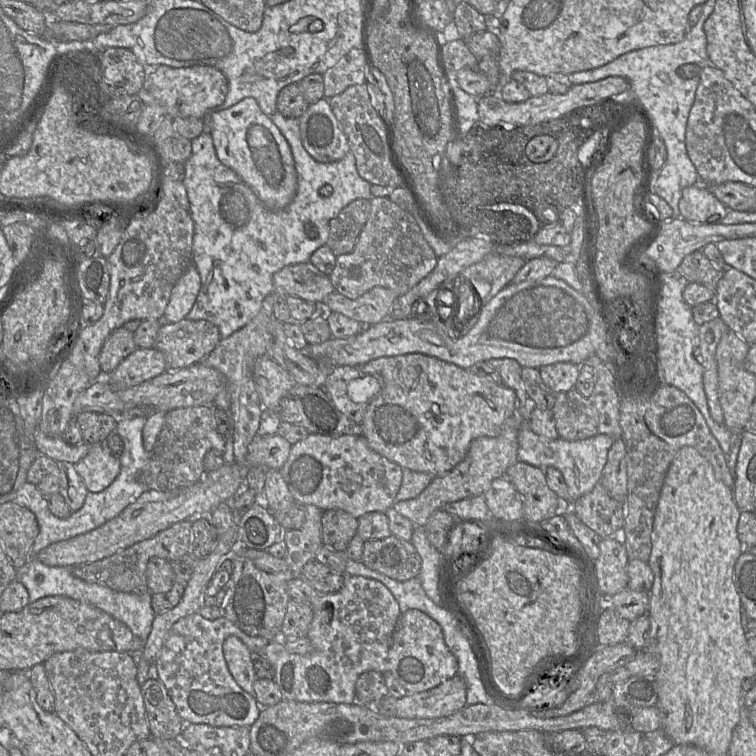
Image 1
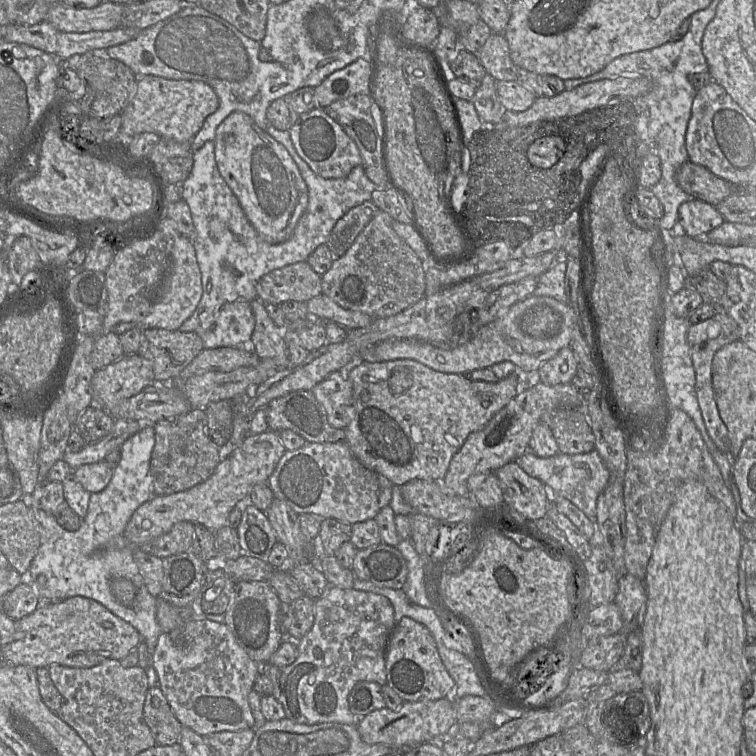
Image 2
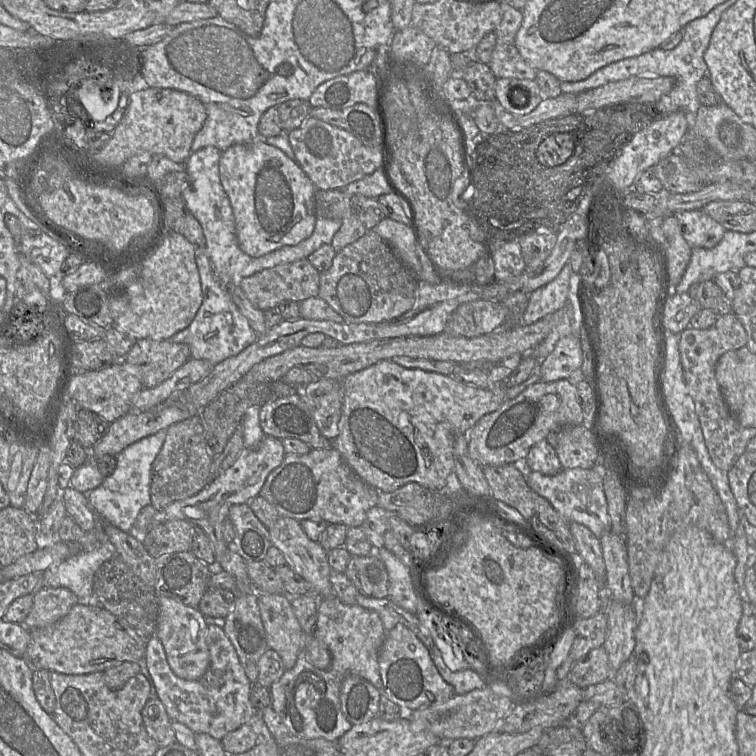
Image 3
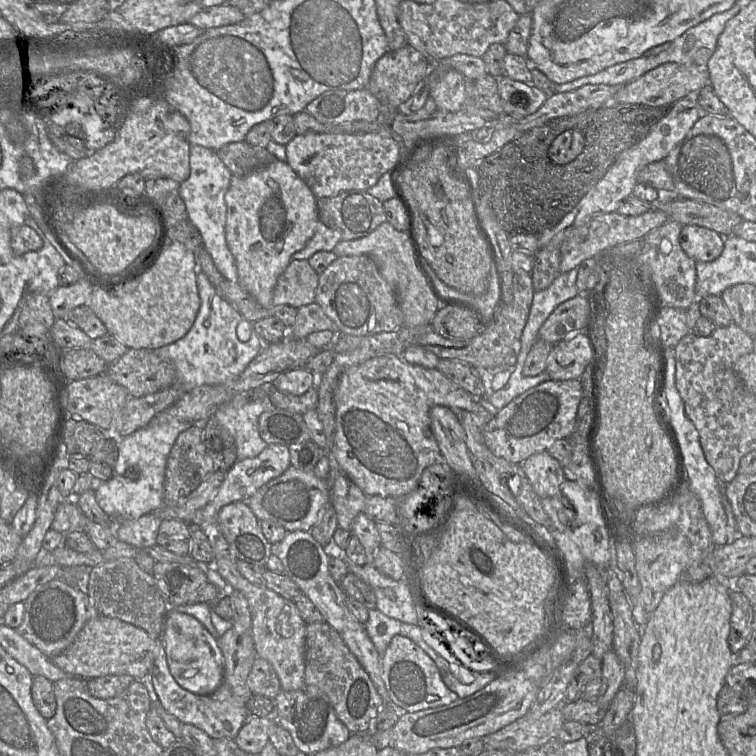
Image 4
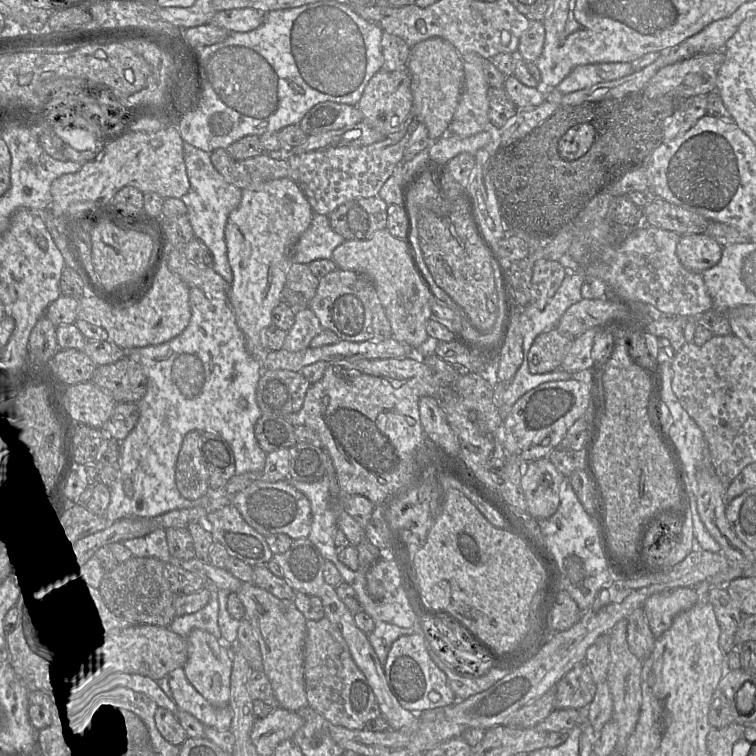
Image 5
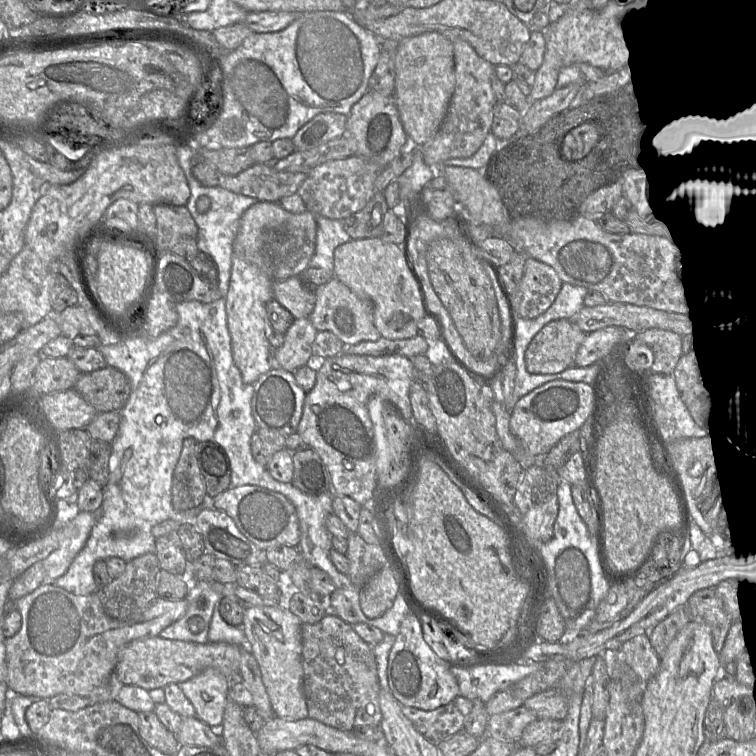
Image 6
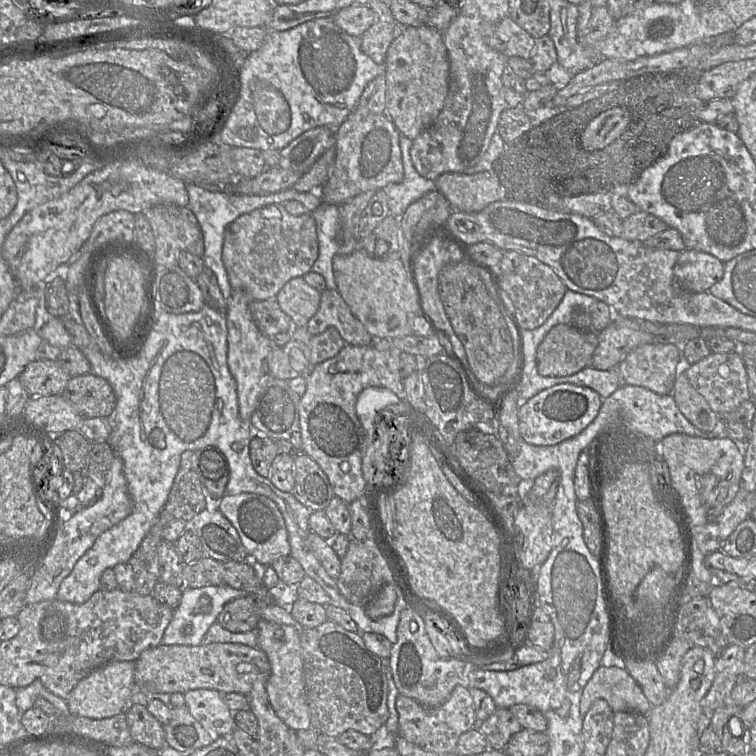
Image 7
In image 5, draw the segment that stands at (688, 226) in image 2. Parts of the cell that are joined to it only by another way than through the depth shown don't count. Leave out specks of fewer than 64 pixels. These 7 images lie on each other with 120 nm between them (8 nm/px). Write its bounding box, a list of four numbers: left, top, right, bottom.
[677,234,723,273]

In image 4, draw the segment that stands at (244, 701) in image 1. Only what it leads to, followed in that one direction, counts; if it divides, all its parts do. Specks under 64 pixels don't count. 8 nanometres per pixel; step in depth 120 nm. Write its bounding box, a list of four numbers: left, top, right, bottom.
[151,638,249,740]

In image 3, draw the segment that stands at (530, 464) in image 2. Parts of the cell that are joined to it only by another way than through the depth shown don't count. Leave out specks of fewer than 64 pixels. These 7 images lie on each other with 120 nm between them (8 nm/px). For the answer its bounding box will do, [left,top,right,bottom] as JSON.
[514,460,610,538]

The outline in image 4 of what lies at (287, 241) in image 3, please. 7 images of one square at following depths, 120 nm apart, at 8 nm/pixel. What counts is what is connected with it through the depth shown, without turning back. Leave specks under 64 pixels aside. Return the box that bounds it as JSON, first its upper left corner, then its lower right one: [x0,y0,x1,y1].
[224,160,318,307]

